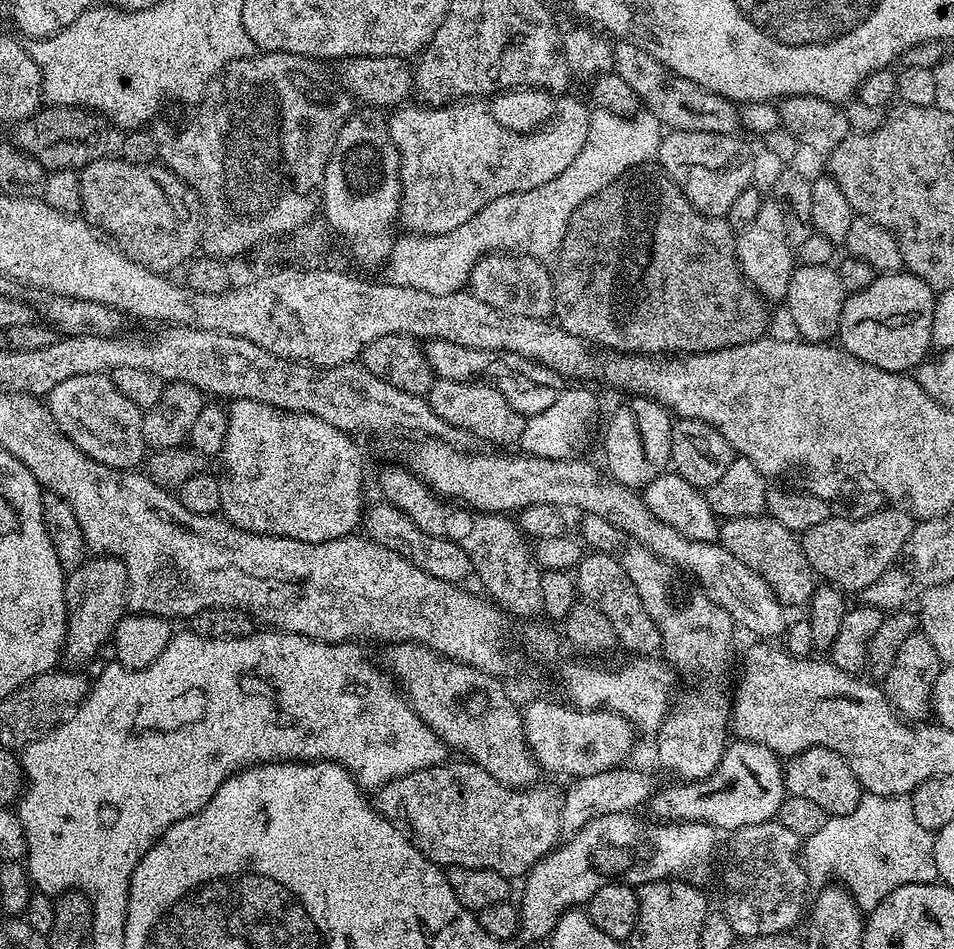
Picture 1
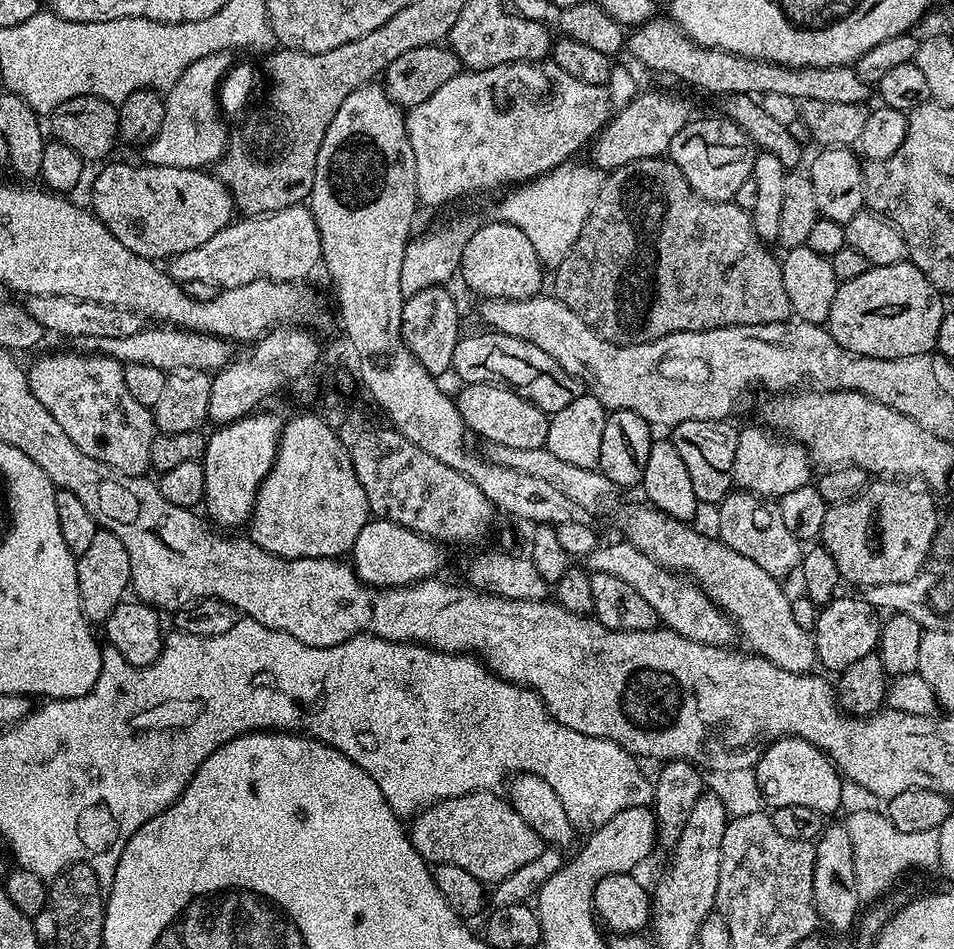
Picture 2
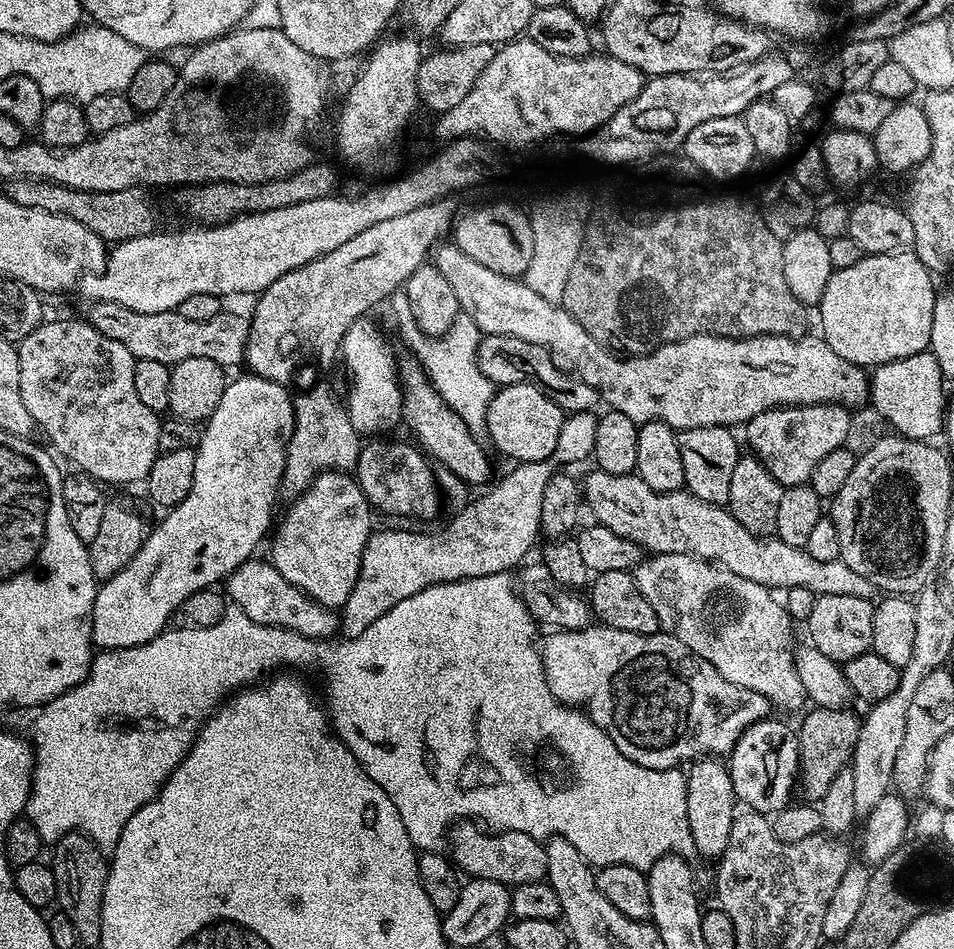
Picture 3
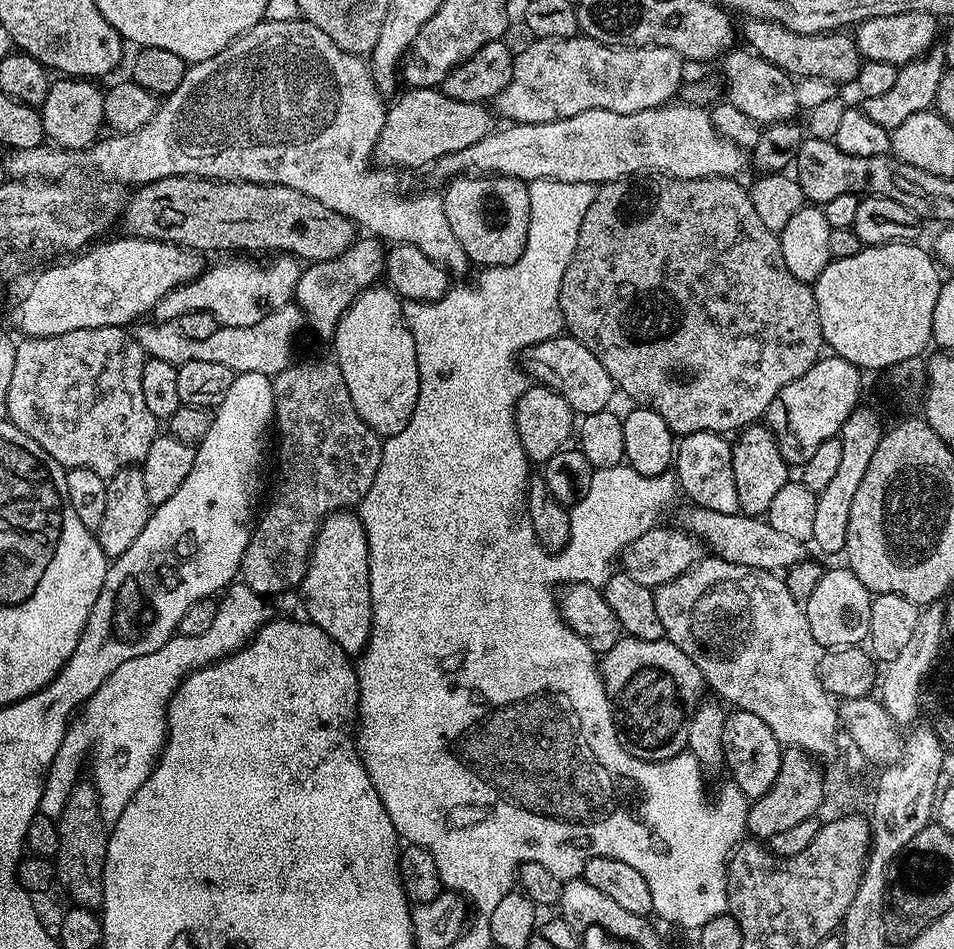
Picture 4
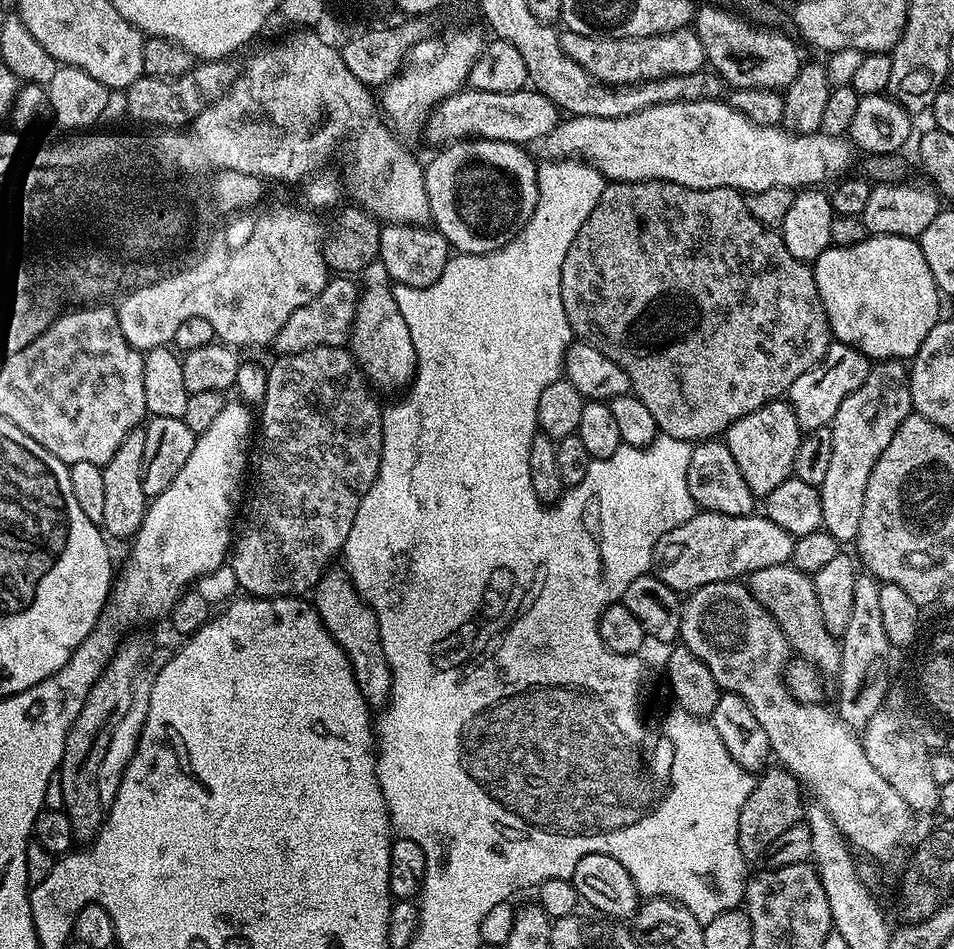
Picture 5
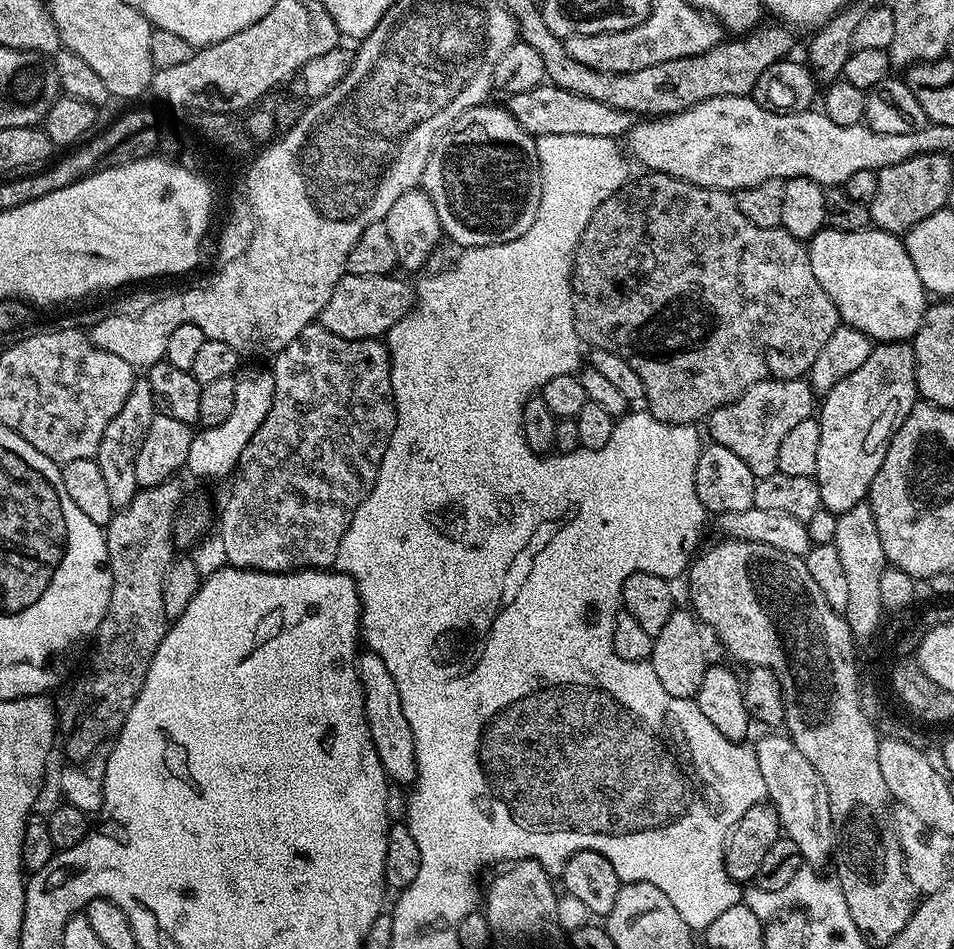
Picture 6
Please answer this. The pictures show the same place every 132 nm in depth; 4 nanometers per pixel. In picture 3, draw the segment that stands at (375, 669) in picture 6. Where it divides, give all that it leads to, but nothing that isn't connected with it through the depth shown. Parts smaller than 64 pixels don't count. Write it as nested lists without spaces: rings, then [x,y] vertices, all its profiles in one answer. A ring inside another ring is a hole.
[[[344,470],[322,472],[315,476],[310,487],[289,504],[292,505],[288,513],[281,520],[279,517],[271,537],[270,563],[276,567],[278,574],[282,574],[282,578],[286,578],[286,582],[298,586],[298,590],[305,592],[312,600],[317,600],[324,608],[340,610],[358,582],[363,550],[374,531],[374,509],[365,498],[355,475]]]

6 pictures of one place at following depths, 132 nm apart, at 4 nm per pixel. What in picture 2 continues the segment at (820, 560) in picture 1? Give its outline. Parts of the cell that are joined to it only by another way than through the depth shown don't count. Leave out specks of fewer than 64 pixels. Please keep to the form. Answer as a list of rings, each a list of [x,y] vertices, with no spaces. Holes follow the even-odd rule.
[[[876,478],[869,483],[868,489],[858,498],[854,498],[850,502],[842,502],[841,504],[834,504],[829,507],[828,513],[826,514],[826,522],[822,522],[822,530],[820,531],[818,540],[822,547],[830,554],[830,558],[834,558],[834,562],[840,571],[841,581],[848,583],[849,580],[850,583],[857,584],[857,589],[863,590],[870,586],[886,586],[886,582],[910,582],[910,578],[919,576],[921,572],[925,571],[927,564],[924,563],[927,562],[928,555],[934,552],[938,531],[936,504],[932,501],[933,493],[931,491],[923,490],[924,492],[915,492],[914,489],[907,488],[904,484],[907,483],[901,482],[896,478]]]

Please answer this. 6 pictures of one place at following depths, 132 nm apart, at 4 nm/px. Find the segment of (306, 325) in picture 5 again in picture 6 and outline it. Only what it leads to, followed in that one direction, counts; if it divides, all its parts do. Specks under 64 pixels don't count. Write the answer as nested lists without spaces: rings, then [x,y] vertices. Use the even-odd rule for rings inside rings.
[[[346,274],[334,286],[330,302],[320,311],[318,322],[330,334],[351,340],[375,340],[383,337],[394,325],[412,310],[414,288],[410,283],[399,280],[399,275],[353,276]]]

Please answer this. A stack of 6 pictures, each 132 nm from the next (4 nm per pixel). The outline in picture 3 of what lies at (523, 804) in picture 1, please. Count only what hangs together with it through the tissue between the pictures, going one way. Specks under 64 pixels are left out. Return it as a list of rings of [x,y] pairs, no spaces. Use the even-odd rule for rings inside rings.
[[[456,822],[450,829],[450,844],[451,840],[450,859],[461,873],[469,872],[469,877],[486,878],[515,886],[526,882],[538,882],[548,875],[544,844],[530,834],[485,830],[476,822]]]

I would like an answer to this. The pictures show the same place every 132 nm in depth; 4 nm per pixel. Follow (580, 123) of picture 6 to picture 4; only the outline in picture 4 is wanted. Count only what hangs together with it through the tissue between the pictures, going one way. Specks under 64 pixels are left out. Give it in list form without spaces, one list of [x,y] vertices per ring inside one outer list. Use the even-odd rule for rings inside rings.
[[[439,87],[408,88],[387,105],[382,134],[376,139],[374,160],[381,168],[424,168],[435,165],[446,154],[466,150],[494,131],[491,107],[483,103],[458,102]],[[401,95],[401,96],[400,96]],[[400,96],[400,97],[399,97]],[[489,108],[489,109],[488,109]]]

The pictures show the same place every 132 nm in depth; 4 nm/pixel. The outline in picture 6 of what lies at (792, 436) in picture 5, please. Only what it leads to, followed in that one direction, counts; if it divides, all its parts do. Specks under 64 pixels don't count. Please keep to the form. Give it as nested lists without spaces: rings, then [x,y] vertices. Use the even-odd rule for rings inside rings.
[[[807,379],[759,380],[737,400],[708,415],[706,427],[712,435],[711,443],[726,446],[726,450],[734,450],[734,454],[738,454],[738,458],[742,458],[742,462],[750,466],[757,478],[774,474],[777,472],[778,450],[781,449],[786,434],[790,434],[790,430],[798,426],[798,422],[813,415],[812,399],[814,393]]]

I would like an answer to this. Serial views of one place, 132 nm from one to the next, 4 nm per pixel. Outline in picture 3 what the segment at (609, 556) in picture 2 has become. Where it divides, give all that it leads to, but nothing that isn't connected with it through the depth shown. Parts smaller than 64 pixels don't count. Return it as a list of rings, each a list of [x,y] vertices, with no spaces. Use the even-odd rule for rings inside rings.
[[[662,554],[641,559],[631,569],[642,598],[654,606],[661,629],[678,638],[698,658],[706,658],[726,682],[746,686],[768,700],[769,705],[796,712],[806,704],[802,678],[798,678],[792,644],[794,621],[771,591],[750,578],[738,578],[730,570],[686,554]]]

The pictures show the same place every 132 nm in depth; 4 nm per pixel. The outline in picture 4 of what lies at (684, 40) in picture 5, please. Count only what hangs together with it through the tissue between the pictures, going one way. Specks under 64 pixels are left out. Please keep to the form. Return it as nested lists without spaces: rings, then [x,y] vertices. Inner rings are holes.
[[[577,34],[566,38],[549,40],[533,39],[532,44],[515,53],[512,73],[508,85],[494,97],[494,108],[508,122],[533,124],[534,122],[554,122],[582,114],[582,110],[614,110],[614,114],[634,114],[638,110],[661,108],[681,91],[685,83],[684,57],[674,50],[662,46],[617,46],[600,44],[588,36]]]

